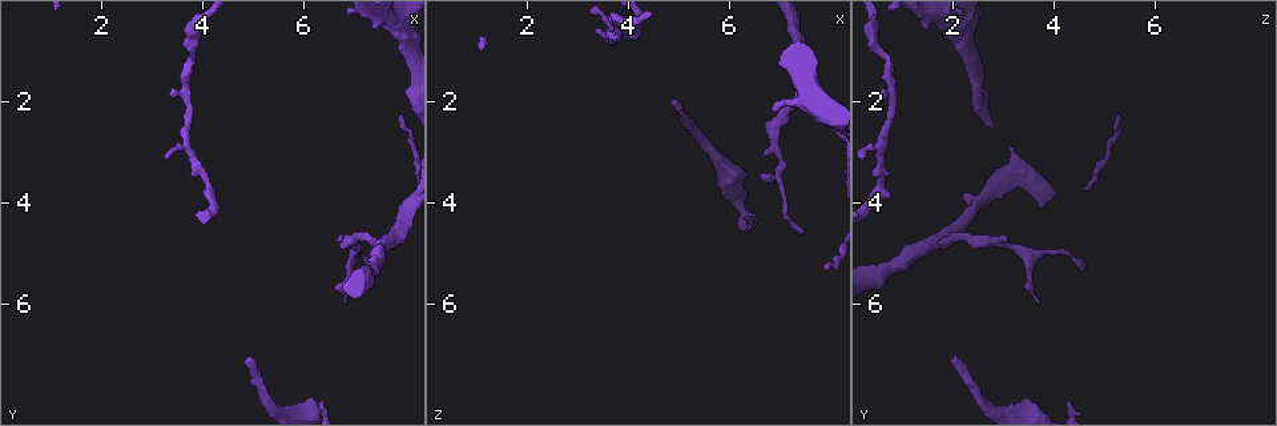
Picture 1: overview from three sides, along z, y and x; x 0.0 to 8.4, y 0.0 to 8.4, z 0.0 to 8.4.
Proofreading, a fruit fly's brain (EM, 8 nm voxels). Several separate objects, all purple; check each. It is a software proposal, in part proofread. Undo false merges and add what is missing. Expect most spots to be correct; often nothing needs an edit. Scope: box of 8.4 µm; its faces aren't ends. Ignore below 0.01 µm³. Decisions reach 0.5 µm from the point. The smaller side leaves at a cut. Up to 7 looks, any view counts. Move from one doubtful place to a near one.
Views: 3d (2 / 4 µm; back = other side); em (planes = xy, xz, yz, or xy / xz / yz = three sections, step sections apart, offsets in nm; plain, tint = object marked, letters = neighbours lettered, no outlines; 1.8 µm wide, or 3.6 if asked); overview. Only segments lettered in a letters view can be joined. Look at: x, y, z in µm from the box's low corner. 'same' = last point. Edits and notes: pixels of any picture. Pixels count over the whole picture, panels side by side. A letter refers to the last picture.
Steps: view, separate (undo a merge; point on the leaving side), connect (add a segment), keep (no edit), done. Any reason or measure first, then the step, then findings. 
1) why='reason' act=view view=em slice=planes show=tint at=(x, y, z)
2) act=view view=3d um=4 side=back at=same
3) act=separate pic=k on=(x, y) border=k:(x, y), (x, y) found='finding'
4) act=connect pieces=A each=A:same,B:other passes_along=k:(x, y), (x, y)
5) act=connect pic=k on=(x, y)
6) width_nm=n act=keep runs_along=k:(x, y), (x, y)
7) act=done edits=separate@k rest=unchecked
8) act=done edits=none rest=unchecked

why='free end' act=view view=em um=3.6 slice=planes show=tint at=(4.85, 7.10, 2.00)

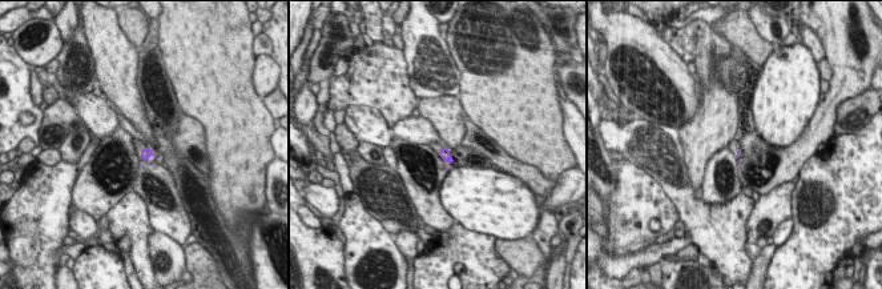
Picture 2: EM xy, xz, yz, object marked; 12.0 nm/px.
why='see the neighbours' act=view view=em um=3.6 slice=planes show=letters at=same

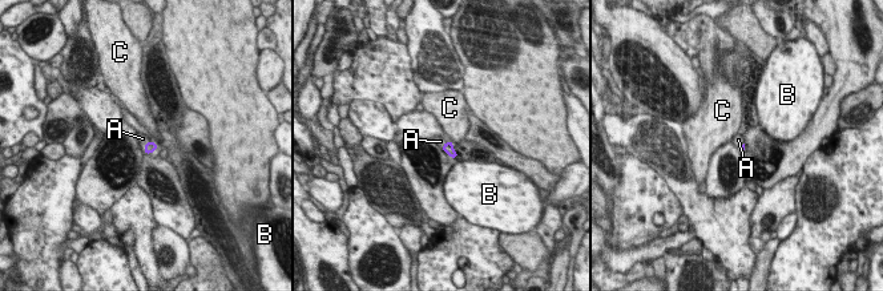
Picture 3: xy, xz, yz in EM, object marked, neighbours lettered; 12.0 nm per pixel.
longest_contact=A:180nm act=connect pieces=A each=A:same,B:other,C:other passes_along=3:(150, 146), (145, 146), (142, 138) found='it goes on there'

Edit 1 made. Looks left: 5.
act=view view=overview

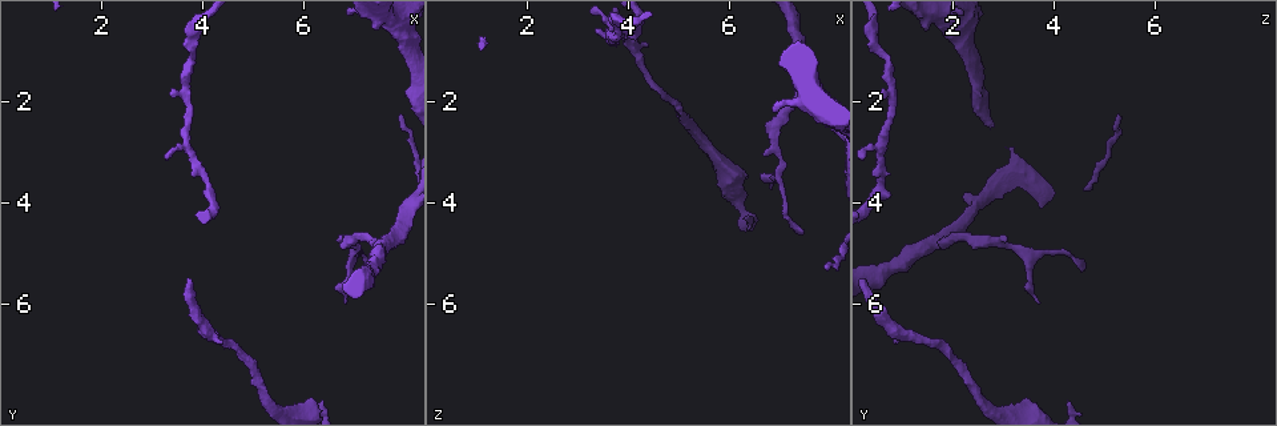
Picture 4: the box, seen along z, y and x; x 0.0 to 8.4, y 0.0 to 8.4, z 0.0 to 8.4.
why='a fork' act=view view=3d um=2 at=(7.55, 4.75, 1.70)

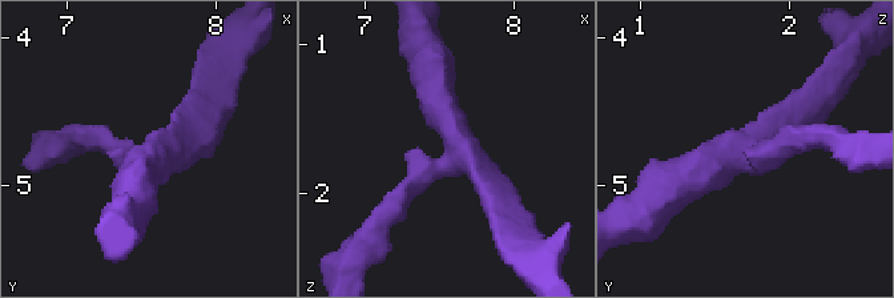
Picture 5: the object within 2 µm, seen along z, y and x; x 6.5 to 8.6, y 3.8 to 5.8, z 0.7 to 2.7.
arms=3 arm_widths_nm=200,240,320 why='need the tissue' act=view view=em slice=yz step=4 show=tint at=(7.60, 4.78, 1.66)

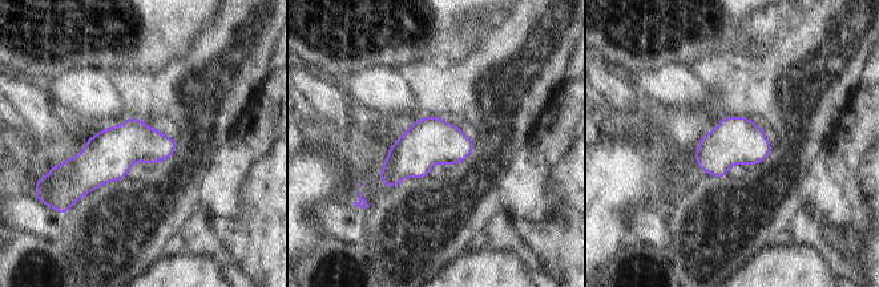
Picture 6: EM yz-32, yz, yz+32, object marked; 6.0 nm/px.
act=view view=em slice=planes show=letters at=same

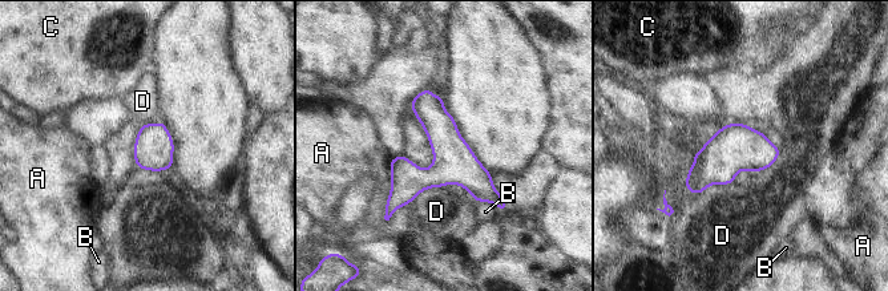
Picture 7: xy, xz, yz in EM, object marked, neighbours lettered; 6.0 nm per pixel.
width_nm=240 act=keep each=A:other,B:other,C:other,D:other runs_along=7:(427, 93), (440, 164), (391, 207) found='one neuron here'

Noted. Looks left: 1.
why='branch stops here' act=view view=em slice=xy step=8 show=letters at=(6.30, 8.00, 4.30)

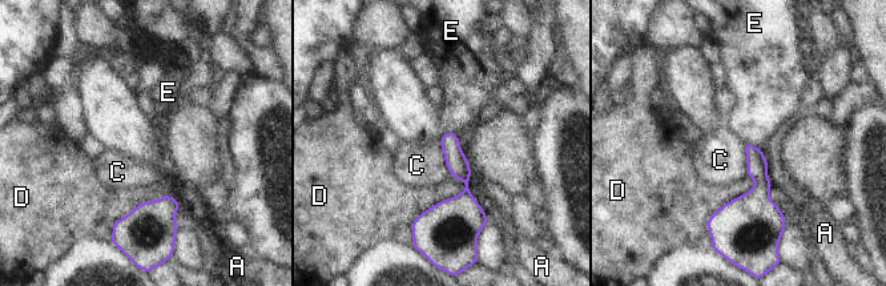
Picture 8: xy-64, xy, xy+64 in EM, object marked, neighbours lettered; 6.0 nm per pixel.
act=keep each=A:other,C:other,D:other,E:other border=8:(439, 142), (444, 165), (452, 176) found='none of them fits'

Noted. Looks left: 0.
act=done edits=connect@3 rest=unchecked

